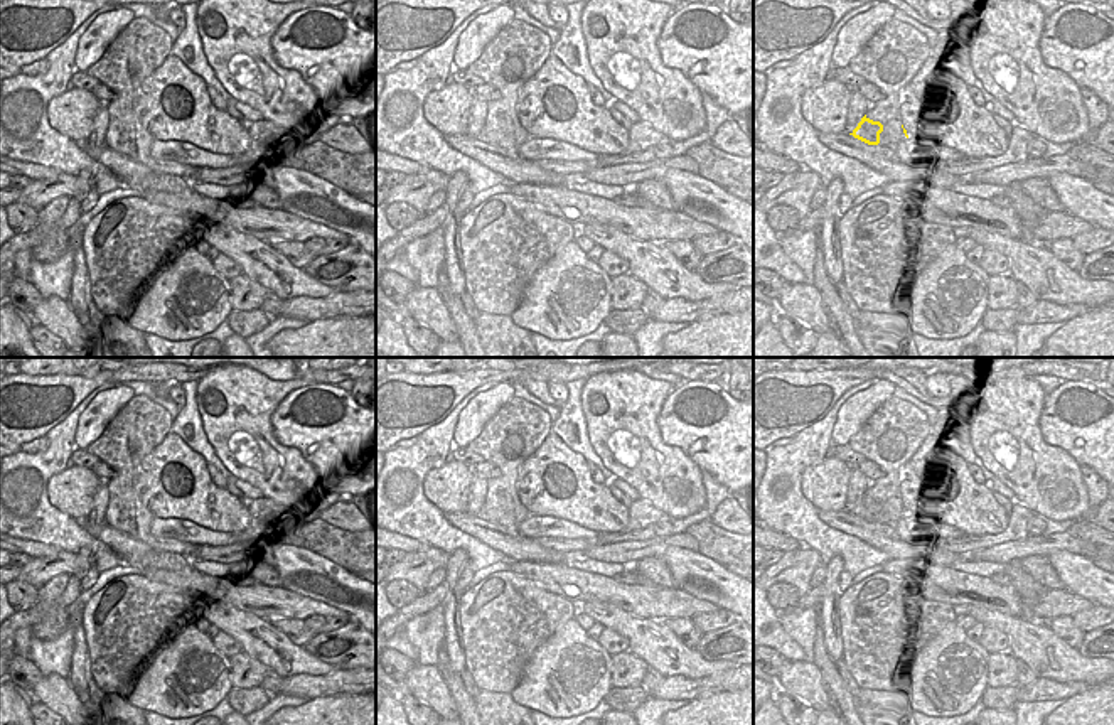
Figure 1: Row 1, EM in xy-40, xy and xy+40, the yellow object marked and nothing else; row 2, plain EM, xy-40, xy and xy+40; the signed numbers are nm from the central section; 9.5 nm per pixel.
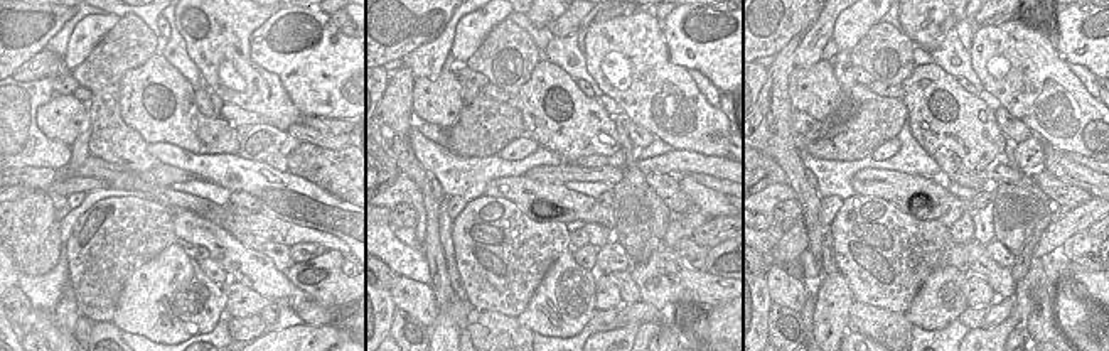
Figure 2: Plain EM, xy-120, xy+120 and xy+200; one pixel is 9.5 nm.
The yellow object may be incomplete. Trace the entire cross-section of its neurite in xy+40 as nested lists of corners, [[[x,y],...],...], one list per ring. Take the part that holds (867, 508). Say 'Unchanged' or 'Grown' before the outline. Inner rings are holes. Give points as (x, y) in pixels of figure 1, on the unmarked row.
Unchanged. [[[865,492],[861,499],[858,501],[858,504],[849,513],[853,513],[854,516],[868,523],[878,523],[881,509],[883,509],[883,502],[880,499],[870,497]]]

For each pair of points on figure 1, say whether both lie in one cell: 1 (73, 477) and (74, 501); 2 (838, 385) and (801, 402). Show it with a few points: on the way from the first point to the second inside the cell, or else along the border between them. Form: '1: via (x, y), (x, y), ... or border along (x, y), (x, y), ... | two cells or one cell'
1: via (73, 483), (74, 496) | one cell
2: via (830, 385), (809, 395) | one cell

